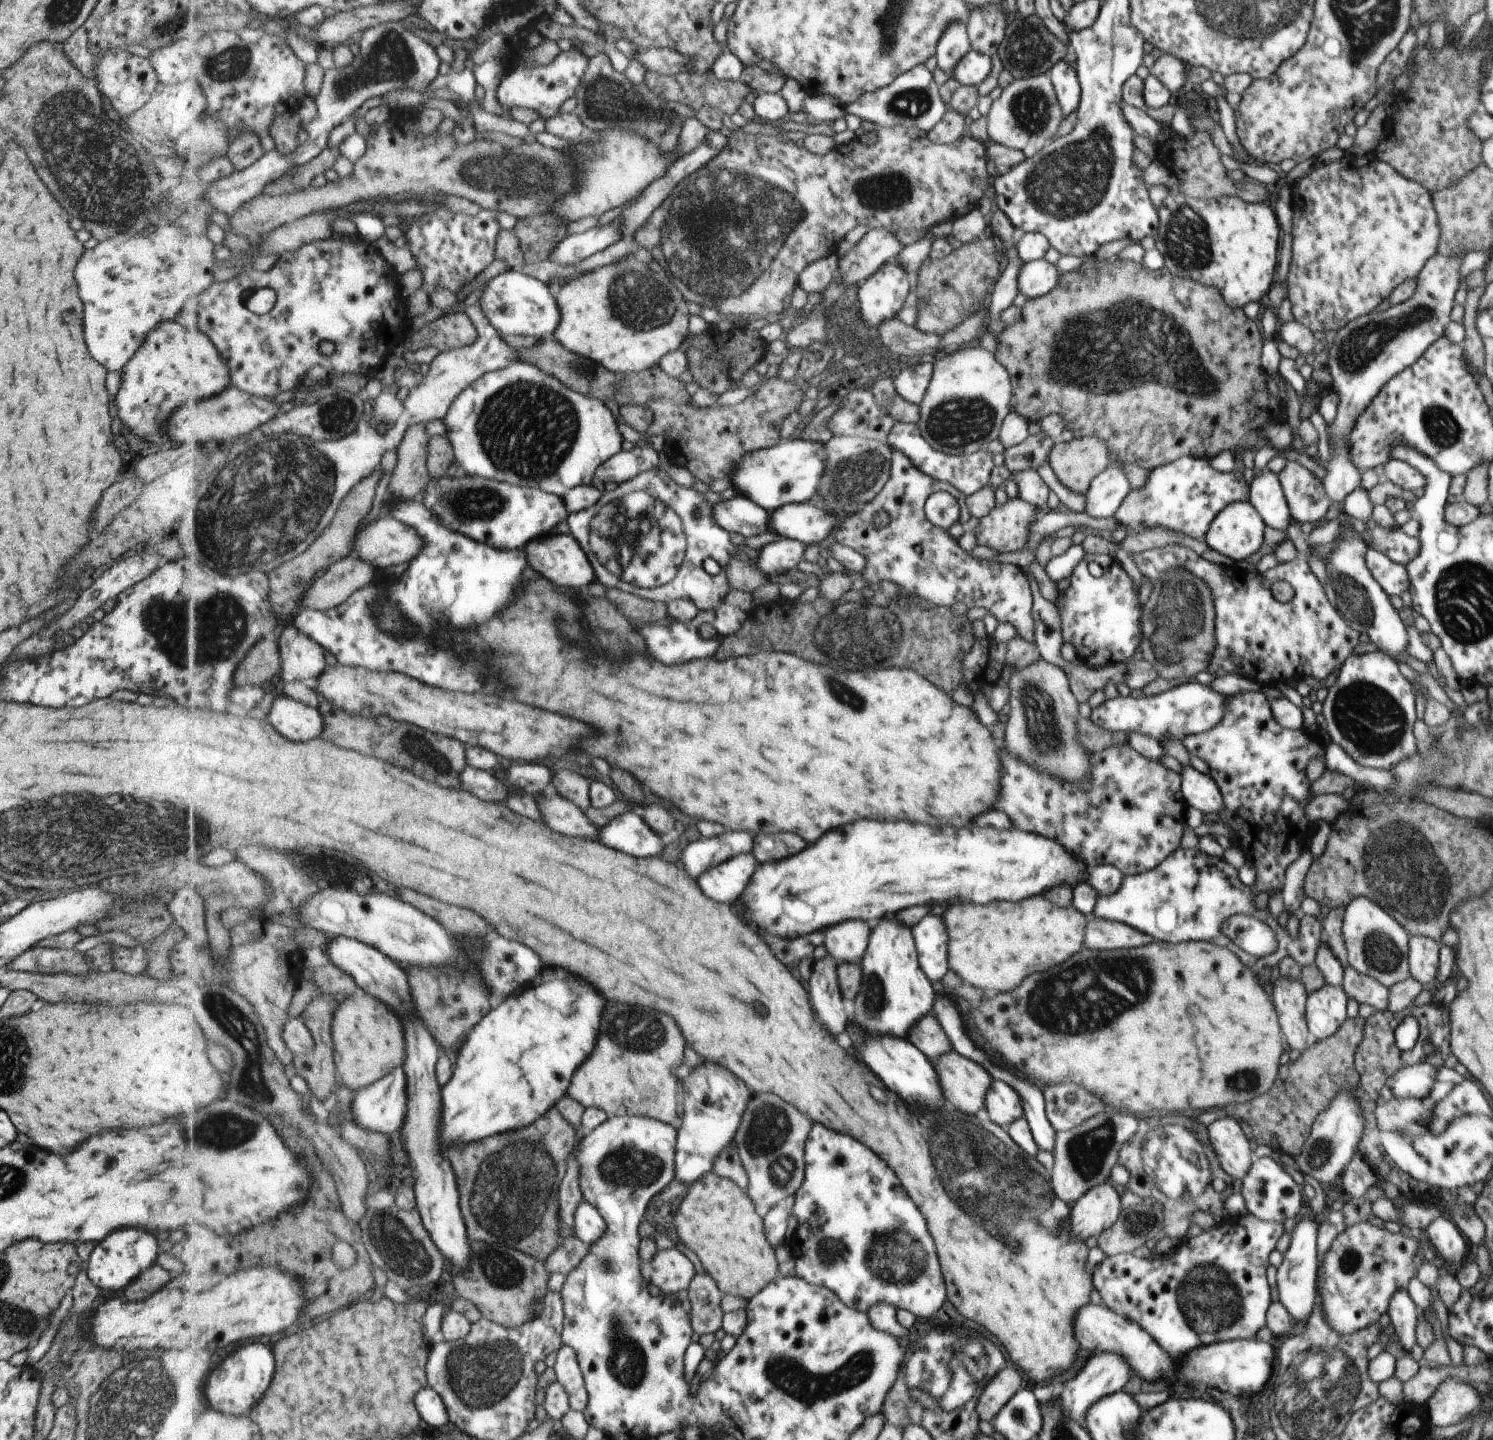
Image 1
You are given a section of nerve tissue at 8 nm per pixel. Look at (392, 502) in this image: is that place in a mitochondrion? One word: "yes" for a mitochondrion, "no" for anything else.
no

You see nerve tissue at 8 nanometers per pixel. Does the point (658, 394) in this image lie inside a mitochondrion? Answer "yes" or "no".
no

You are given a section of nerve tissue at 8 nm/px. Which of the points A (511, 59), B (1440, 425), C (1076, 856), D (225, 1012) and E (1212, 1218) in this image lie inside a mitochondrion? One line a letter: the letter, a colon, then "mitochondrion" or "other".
A: other
B: mitochondrion
C: other
D: mitochondrion
E: other

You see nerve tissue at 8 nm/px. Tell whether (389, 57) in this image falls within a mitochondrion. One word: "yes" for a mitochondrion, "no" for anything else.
yes

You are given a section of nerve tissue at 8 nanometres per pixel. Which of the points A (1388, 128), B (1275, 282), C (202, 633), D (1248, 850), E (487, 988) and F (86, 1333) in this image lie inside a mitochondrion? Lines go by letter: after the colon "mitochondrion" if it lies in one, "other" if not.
A: other
B: other
C: mitochondrion
D: other
E: other
F: other

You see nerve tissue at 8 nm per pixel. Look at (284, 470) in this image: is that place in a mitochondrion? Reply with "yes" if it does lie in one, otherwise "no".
yes

